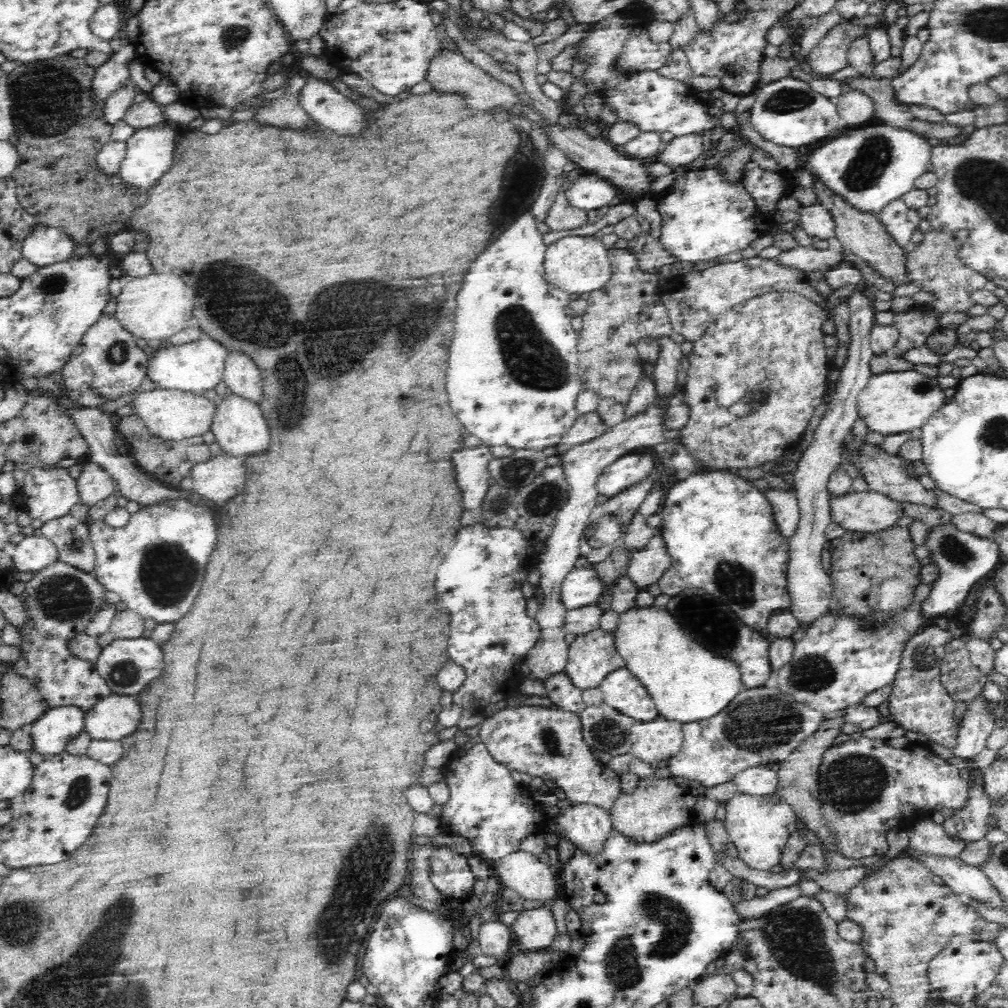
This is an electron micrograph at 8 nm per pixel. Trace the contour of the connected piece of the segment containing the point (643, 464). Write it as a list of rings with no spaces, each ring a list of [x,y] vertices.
[[[645,449],[625,454],[618,457],[618,460],[610,463],[598,474],[595,487],[598,489],[598,494],[614,496],[628,488],[630,484],[646,478],[650,472],[655,472],[657,466],[656,458]]]

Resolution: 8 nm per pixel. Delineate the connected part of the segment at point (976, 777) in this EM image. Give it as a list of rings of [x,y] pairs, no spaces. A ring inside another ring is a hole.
[[[969,768],[968,800],[961,810],[946,813],[944,831],[950,839],[968,844],[986,836],[990,830],[990,817],[994,805],[985,789],[984,777],[978,768]]]

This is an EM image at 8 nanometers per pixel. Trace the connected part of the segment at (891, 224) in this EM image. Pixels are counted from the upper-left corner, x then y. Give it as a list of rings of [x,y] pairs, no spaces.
[[[901,197],[886,204],[878,215],[894,240],[906,250],[911,244],[912,234],[917,230],[921,220],[916,209],[906,206],[904,198]]]

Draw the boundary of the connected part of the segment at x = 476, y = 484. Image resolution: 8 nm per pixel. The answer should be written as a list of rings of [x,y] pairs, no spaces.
[[[485,444],[454,454],[454,466],[458,468],[458,486],[464,494],[464,506],[476,516],[480,514],[476,524],[482,525],[483,502],[490,488],[488,479],[491,477],[486,466],[492,457],[490,446]]]

